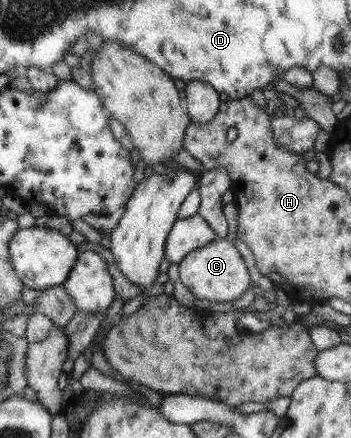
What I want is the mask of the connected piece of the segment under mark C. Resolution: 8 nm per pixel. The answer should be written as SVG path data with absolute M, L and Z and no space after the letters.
M226 238L213 239L211 243L193 249L179 263L179 281L183 282L198 298L209 301L233 301L253 285L247 266L239 250Z

